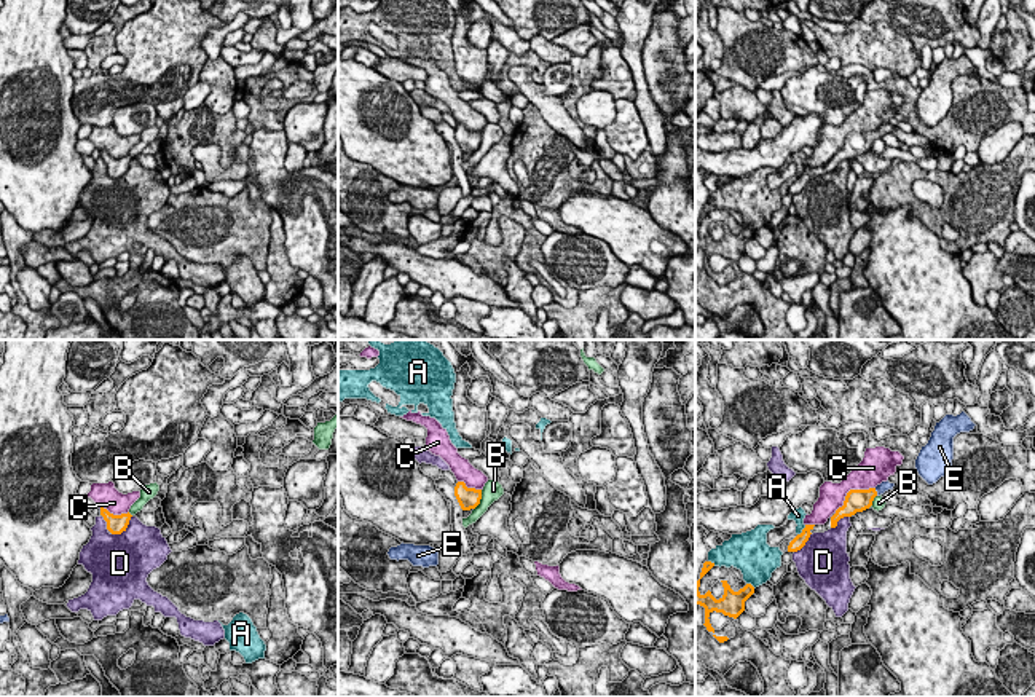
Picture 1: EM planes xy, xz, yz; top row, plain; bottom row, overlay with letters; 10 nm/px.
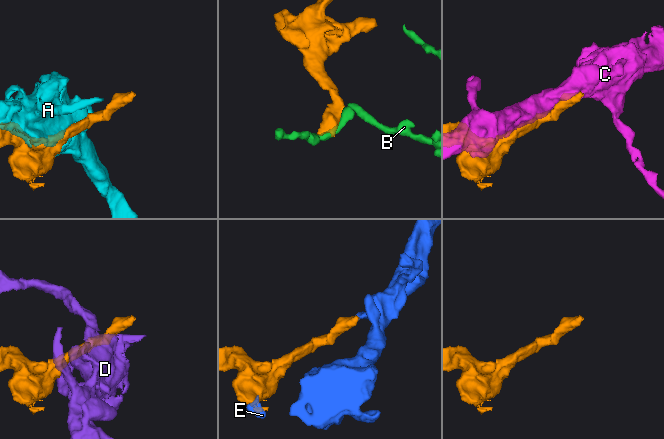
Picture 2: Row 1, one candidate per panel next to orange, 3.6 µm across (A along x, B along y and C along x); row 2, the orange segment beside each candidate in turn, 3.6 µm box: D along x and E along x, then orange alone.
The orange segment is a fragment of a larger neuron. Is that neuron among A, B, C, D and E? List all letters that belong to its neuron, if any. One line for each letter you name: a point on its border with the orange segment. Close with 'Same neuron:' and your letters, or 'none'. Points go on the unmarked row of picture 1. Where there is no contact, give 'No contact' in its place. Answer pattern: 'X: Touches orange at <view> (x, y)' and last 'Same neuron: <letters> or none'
E: Touches orange at yz (876, 134)
Same neuron: E

